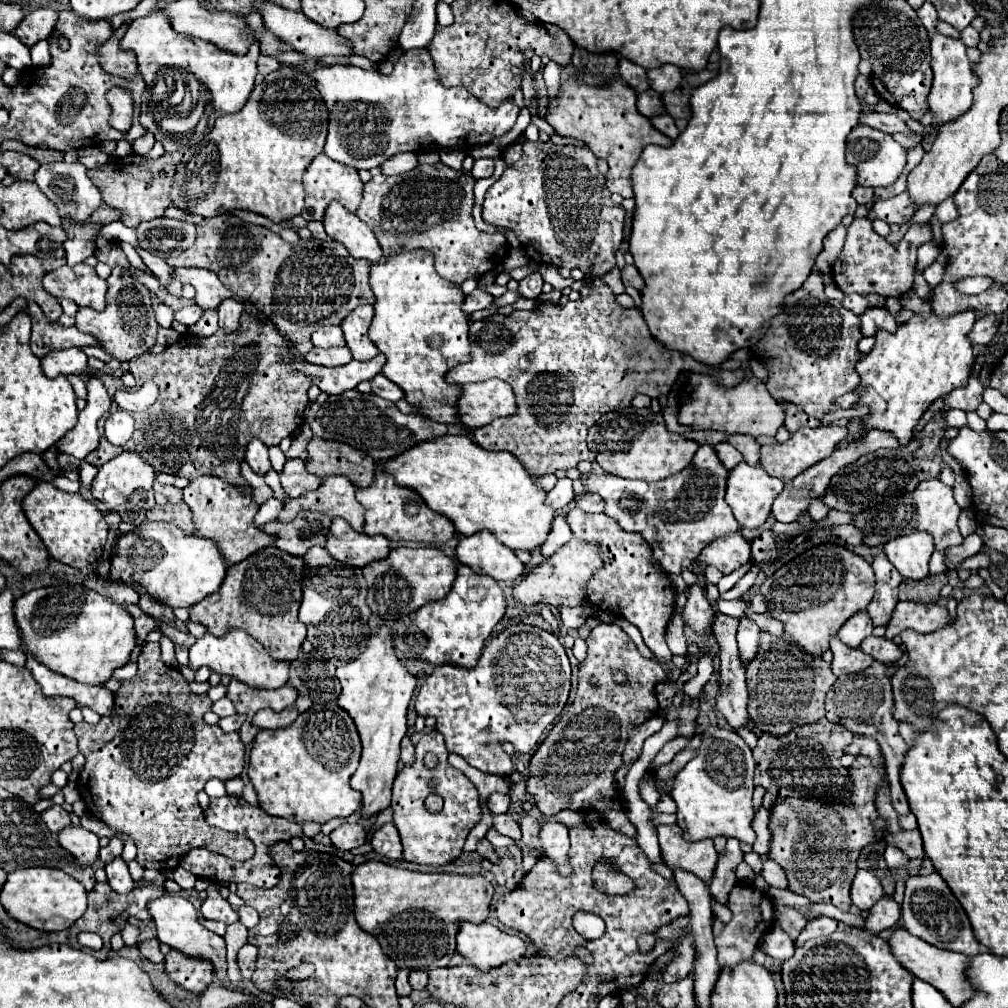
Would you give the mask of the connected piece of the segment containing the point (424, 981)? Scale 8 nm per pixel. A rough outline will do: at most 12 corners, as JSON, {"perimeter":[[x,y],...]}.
{"perimeter":[[410,971],[410,985],[422,991],[428,985],[426,971]]}

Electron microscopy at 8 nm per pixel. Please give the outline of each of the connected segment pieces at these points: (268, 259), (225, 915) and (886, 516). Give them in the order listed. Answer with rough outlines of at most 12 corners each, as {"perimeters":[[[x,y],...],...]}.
{"perimeters":[[[232,213],[196,225],[198,267],[288,335],[374,303],[338,241],[286,243]],[[216,885],[206,889],[204,919],[226,925],[238,921],[238,913],[222,899]],[[940,479],[856,513],[866,541],[912,531],[934,549],[964,541],[960,507]]]}

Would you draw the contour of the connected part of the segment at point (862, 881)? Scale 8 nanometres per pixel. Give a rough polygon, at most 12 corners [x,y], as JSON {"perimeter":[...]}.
{"perimeter":[[860,869],[852,883],[852,903],[868,911],[884,893],[878,877]]}

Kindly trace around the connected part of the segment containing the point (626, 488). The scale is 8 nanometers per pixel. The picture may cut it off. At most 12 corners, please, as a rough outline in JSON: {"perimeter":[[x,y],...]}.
{"perimeter":[[712,445],[656,483],[592,475],[666,573],[738,531]]}

